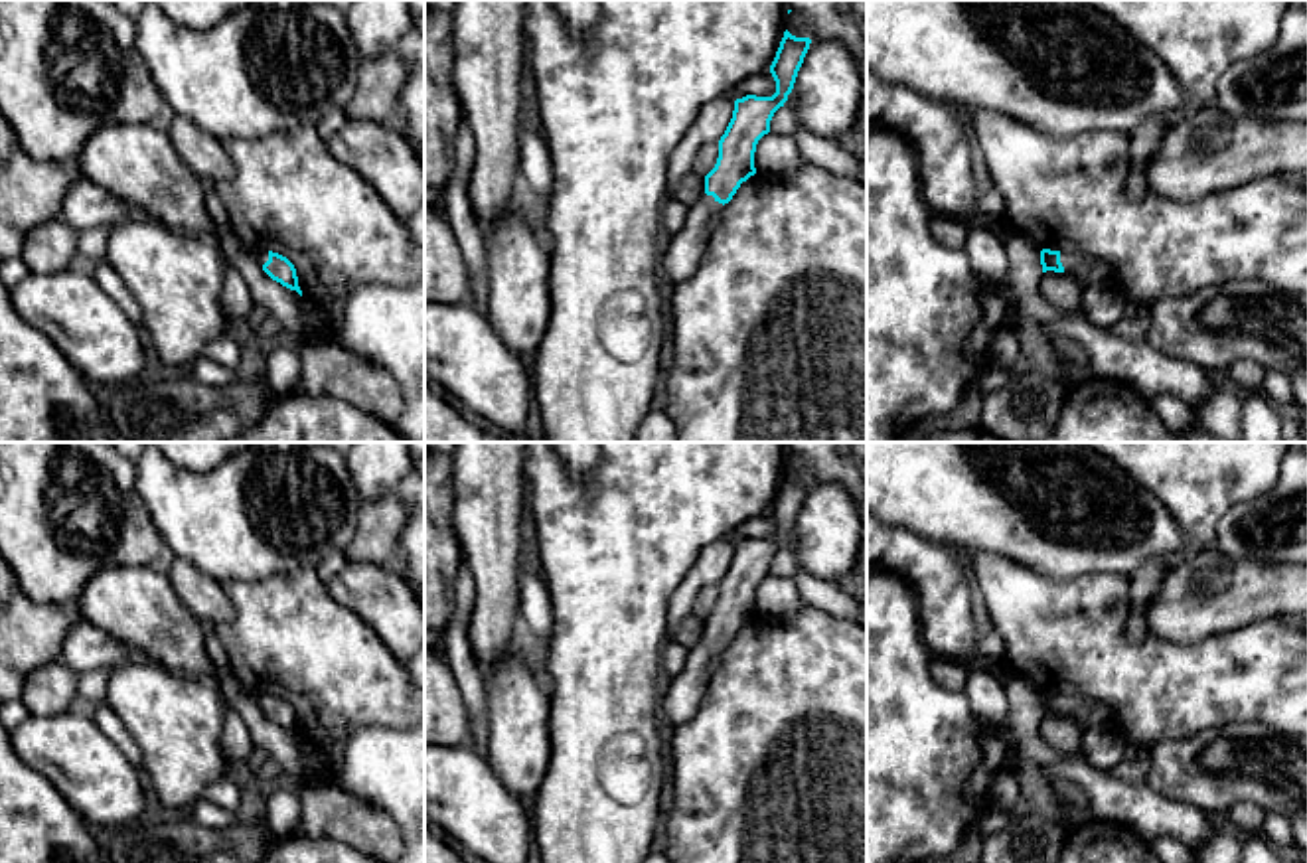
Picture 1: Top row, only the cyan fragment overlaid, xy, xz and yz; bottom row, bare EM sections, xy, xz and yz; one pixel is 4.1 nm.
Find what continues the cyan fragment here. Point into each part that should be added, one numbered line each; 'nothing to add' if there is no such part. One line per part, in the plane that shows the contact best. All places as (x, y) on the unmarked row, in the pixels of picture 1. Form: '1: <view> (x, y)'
1: yz (1084, 711)

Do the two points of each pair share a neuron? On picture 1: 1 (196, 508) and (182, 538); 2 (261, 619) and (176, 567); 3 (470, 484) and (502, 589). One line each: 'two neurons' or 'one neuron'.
1: one neuron
2: two neurons
3: one neuron

